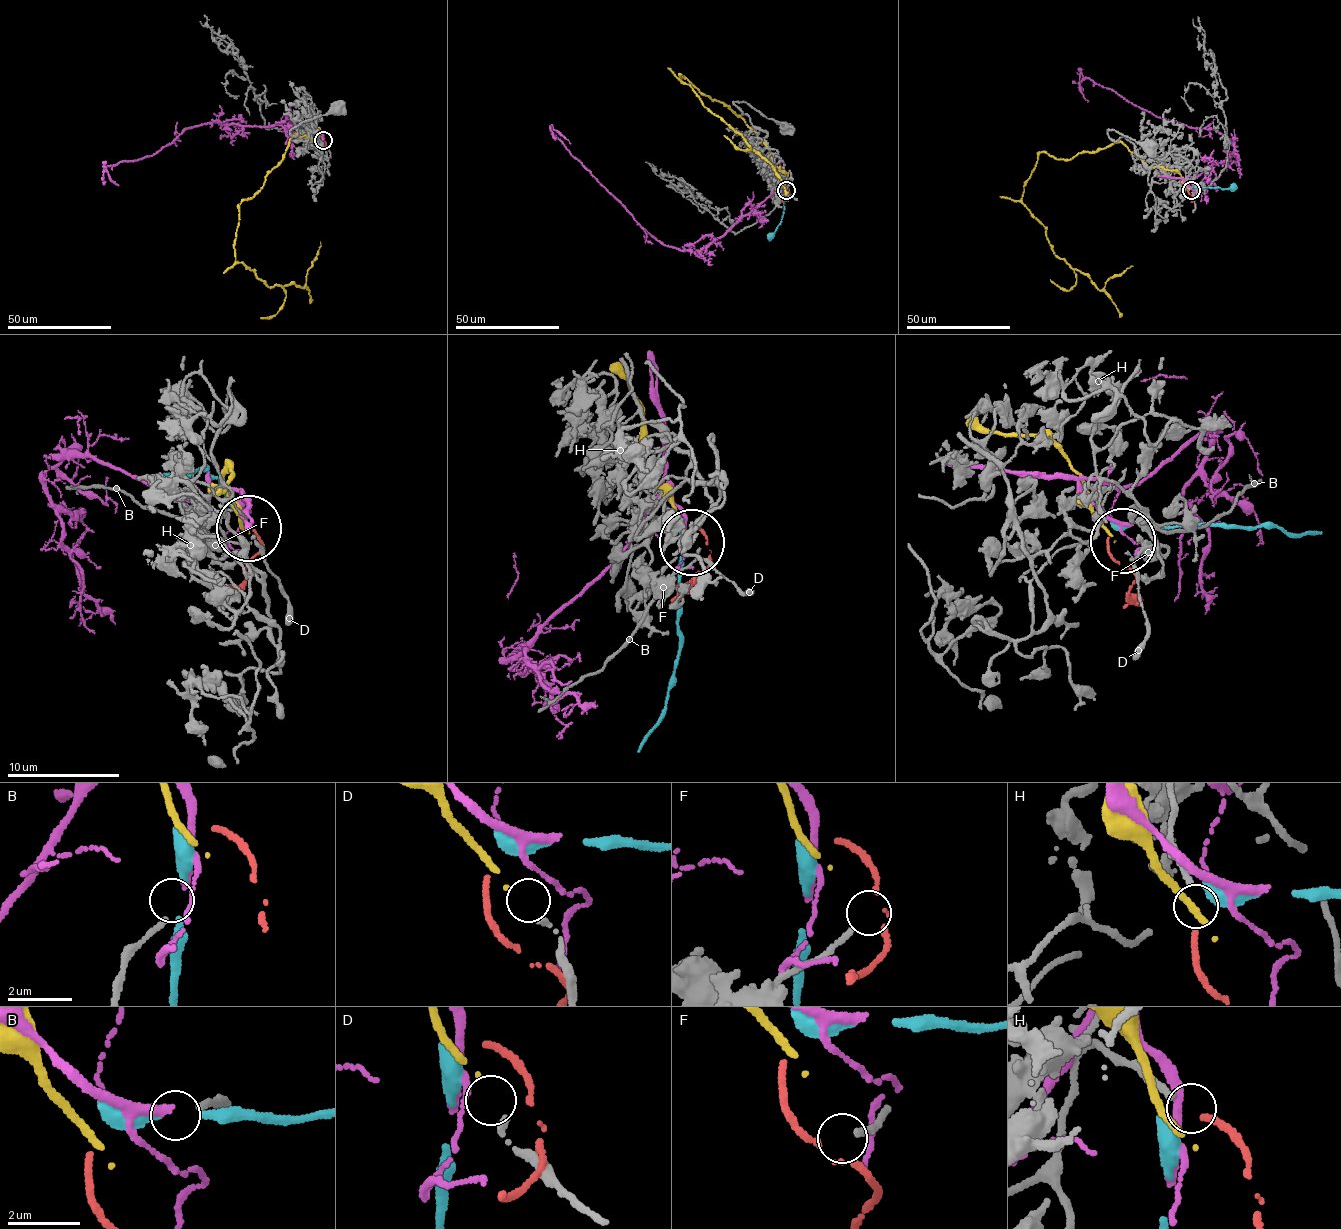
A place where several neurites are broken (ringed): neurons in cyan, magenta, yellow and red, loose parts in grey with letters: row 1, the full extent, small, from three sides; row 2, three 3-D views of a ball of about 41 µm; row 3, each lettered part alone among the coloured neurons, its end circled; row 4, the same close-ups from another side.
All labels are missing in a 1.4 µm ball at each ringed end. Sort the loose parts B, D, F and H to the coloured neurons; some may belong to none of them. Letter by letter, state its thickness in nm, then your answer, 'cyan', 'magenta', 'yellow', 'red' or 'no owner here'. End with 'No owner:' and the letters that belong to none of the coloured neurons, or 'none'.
B: calibre 150 nm; cyan
D: calibre 160 nm; yellow
F: calibre 160 nm; no owner here
H: calibre 180 nm; red
No owner: F

